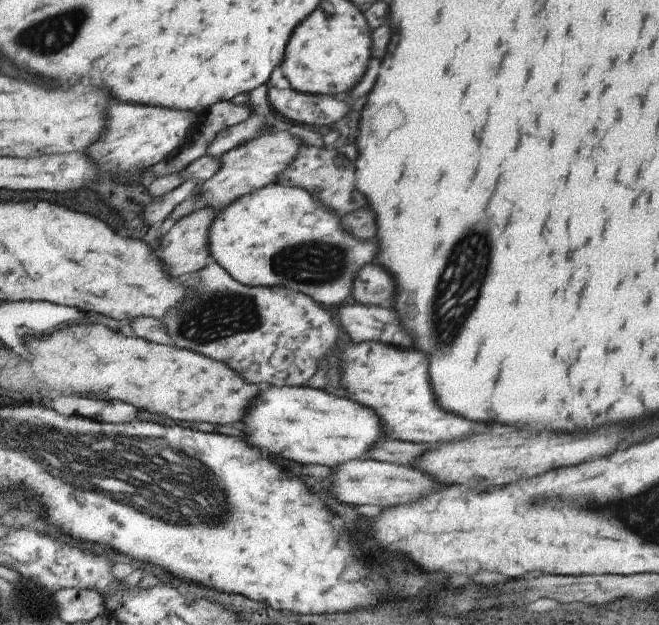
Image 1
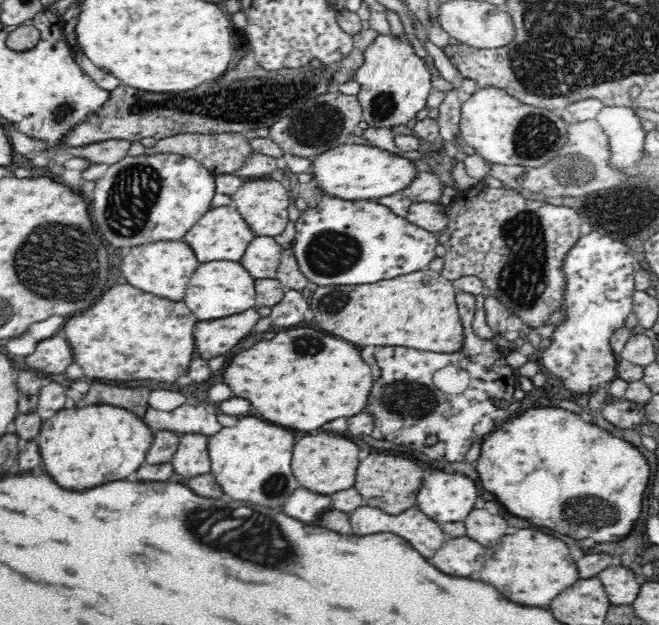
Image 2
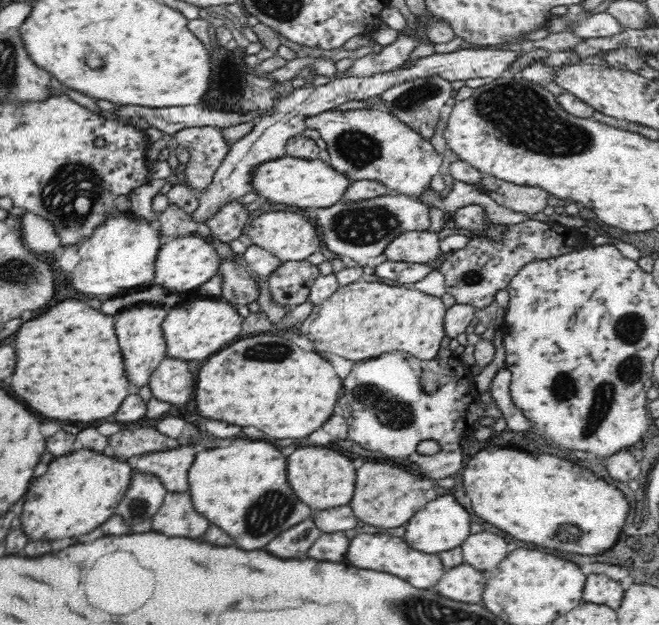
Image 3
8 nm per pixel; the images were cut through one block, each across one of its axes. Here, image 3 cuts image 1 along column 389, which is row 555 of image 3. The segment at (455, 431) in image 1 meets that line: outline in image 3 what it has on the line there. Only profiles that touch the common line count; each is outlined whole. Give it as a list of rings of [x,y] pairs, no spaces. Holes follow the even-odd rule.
[[[357,534],[350,542],[346,558],[361,569],[380,570],[408,580],[416,588],[430,588],[442,578],[444,568],[438,554],[428,554],[412,548],[403,537],[390,534]]]

